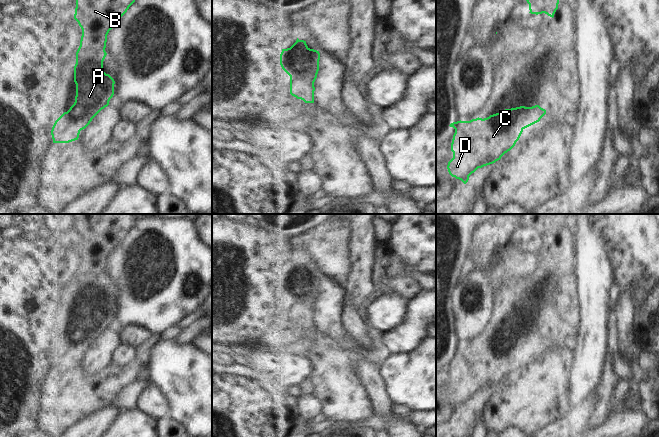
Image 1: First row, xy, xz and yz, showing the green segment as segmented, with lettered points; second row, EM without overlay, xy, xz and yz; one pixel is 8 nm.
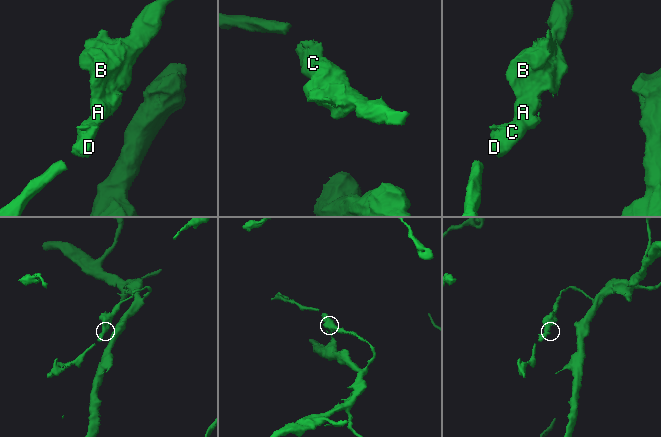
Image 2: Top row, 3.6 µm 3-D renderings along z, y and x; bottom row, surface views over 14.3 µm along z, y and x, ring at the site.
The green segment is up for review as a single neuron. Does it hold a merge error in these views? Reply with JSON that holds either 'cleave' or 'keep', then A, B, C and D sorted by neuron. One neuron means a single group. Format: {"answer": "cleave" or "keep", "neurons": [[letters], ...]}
{"answer": "keep", "neurons": [["A", "B", "C", "D"]]}

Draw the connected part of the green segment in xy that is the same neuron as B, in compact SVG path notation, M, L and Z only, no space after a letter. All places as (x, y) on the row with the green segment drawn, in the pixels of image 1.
M76 0L74 19L82 29L76 52L75 102L54 123L53 143L78 140L80 131L109 105L114 79L103 70L107 35L135 0Z

